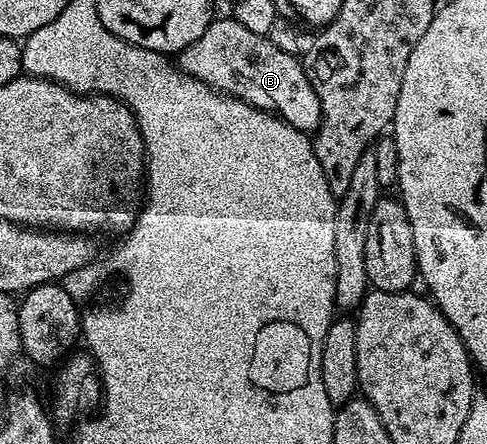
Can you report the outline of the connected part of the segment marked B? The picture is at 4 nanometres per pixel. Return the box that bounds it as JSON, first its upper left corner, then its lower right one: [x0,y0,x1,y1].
[178,18,322,133]

